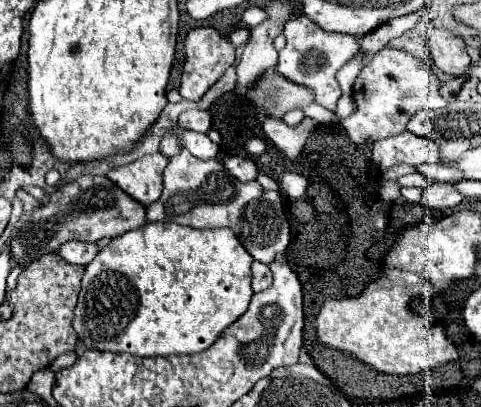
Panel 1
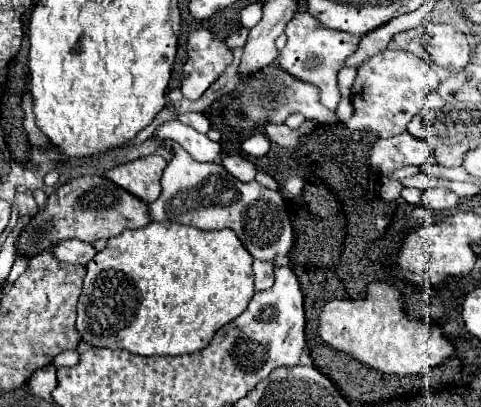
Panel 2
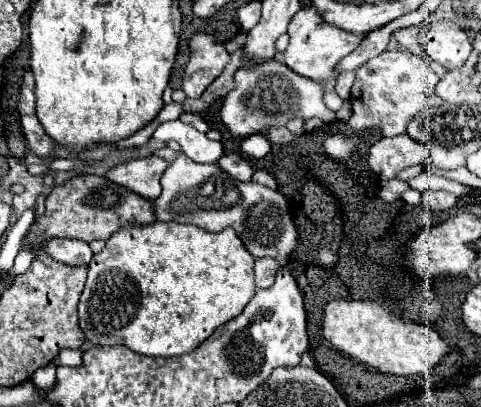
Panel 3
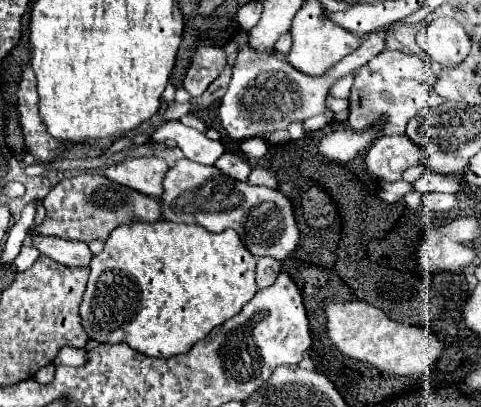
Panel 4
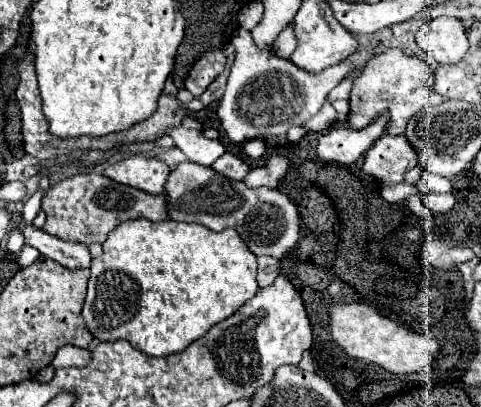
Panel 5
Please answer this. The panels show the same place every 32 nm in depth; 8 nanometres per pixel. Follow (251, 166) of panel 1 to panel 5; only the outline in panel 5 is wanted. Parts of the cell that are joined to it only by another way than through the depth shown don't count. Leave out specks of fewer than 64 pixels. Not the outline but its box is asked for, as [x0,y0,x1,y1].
[212,152,250,180]

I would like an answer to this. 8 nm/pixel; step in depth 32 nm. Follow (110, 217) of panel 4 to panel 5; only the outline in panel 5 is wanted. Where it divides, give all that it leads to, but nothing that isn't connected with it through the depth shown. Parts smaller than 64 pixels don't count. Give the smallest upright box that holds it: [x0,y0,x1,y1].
[42,174,166,244]

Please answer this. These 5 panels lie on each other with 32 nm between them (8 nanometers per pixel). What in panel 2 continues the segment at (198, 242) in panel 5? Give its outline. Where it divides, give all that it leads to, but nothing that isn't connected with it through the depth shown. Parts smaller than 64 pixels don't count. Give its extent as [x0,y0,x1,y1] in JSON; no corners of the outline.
[76,222,254,356]

